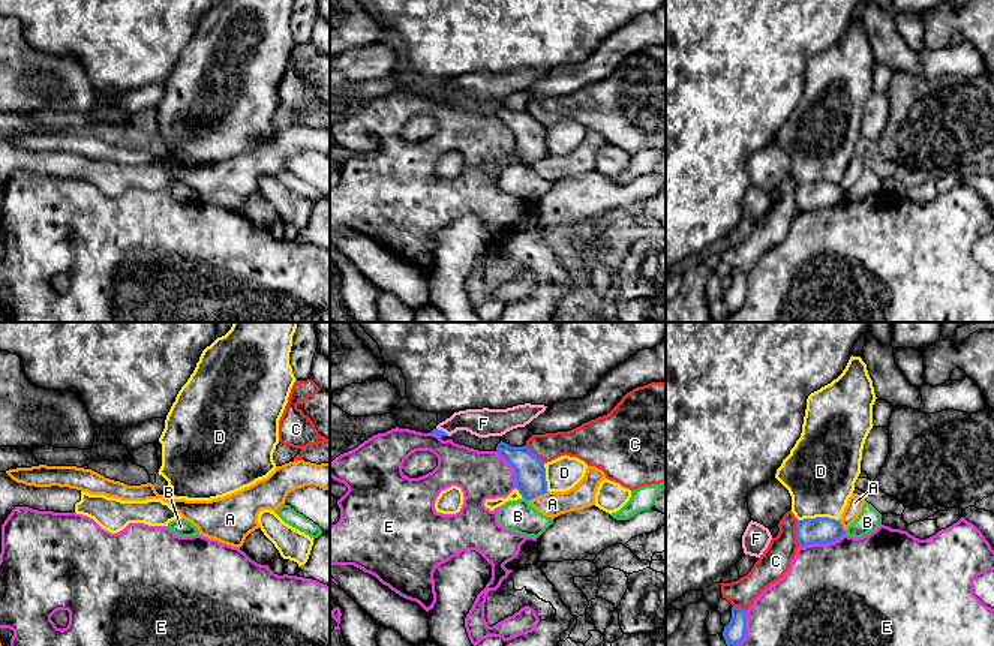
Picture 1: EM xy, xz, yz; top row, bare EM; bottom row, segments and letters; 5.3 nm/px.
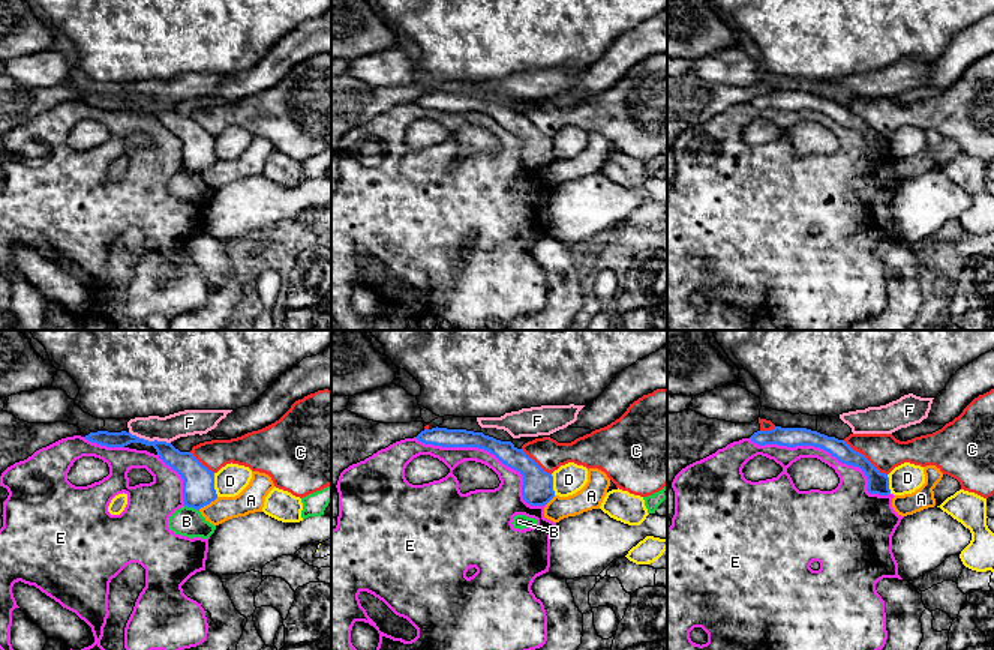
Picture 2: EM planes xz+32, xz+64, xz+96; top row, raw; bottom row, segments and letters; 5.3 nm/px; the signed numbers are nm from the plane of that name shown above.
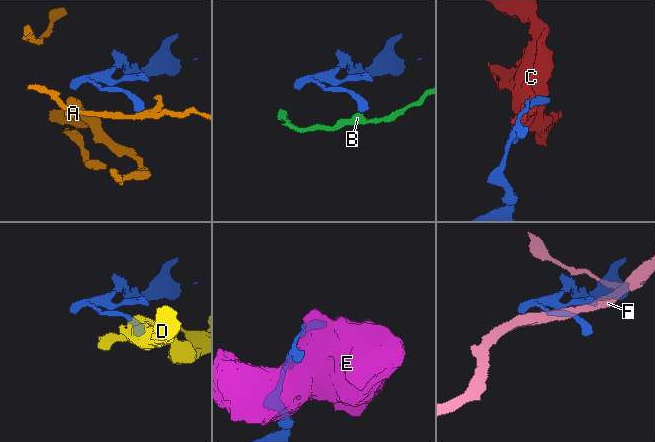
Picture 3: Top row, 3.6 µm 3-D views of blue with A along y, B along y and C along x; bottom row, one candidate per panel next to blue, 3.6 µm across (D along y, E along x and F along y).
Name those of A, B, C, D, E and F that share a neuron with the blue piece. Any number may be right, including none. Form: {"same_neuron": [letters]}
{"same_neuron": []}

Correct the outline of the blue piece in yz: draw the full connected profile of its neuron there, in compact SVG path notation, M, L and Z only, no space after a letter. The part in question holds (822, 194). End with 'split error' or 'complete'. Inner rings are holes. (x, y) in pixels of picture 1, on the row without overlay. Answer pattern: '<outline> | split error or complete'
M816 181L798 184L796 202L799 211L811 208L829 208L846 199L840 184L829 181Z | complete

